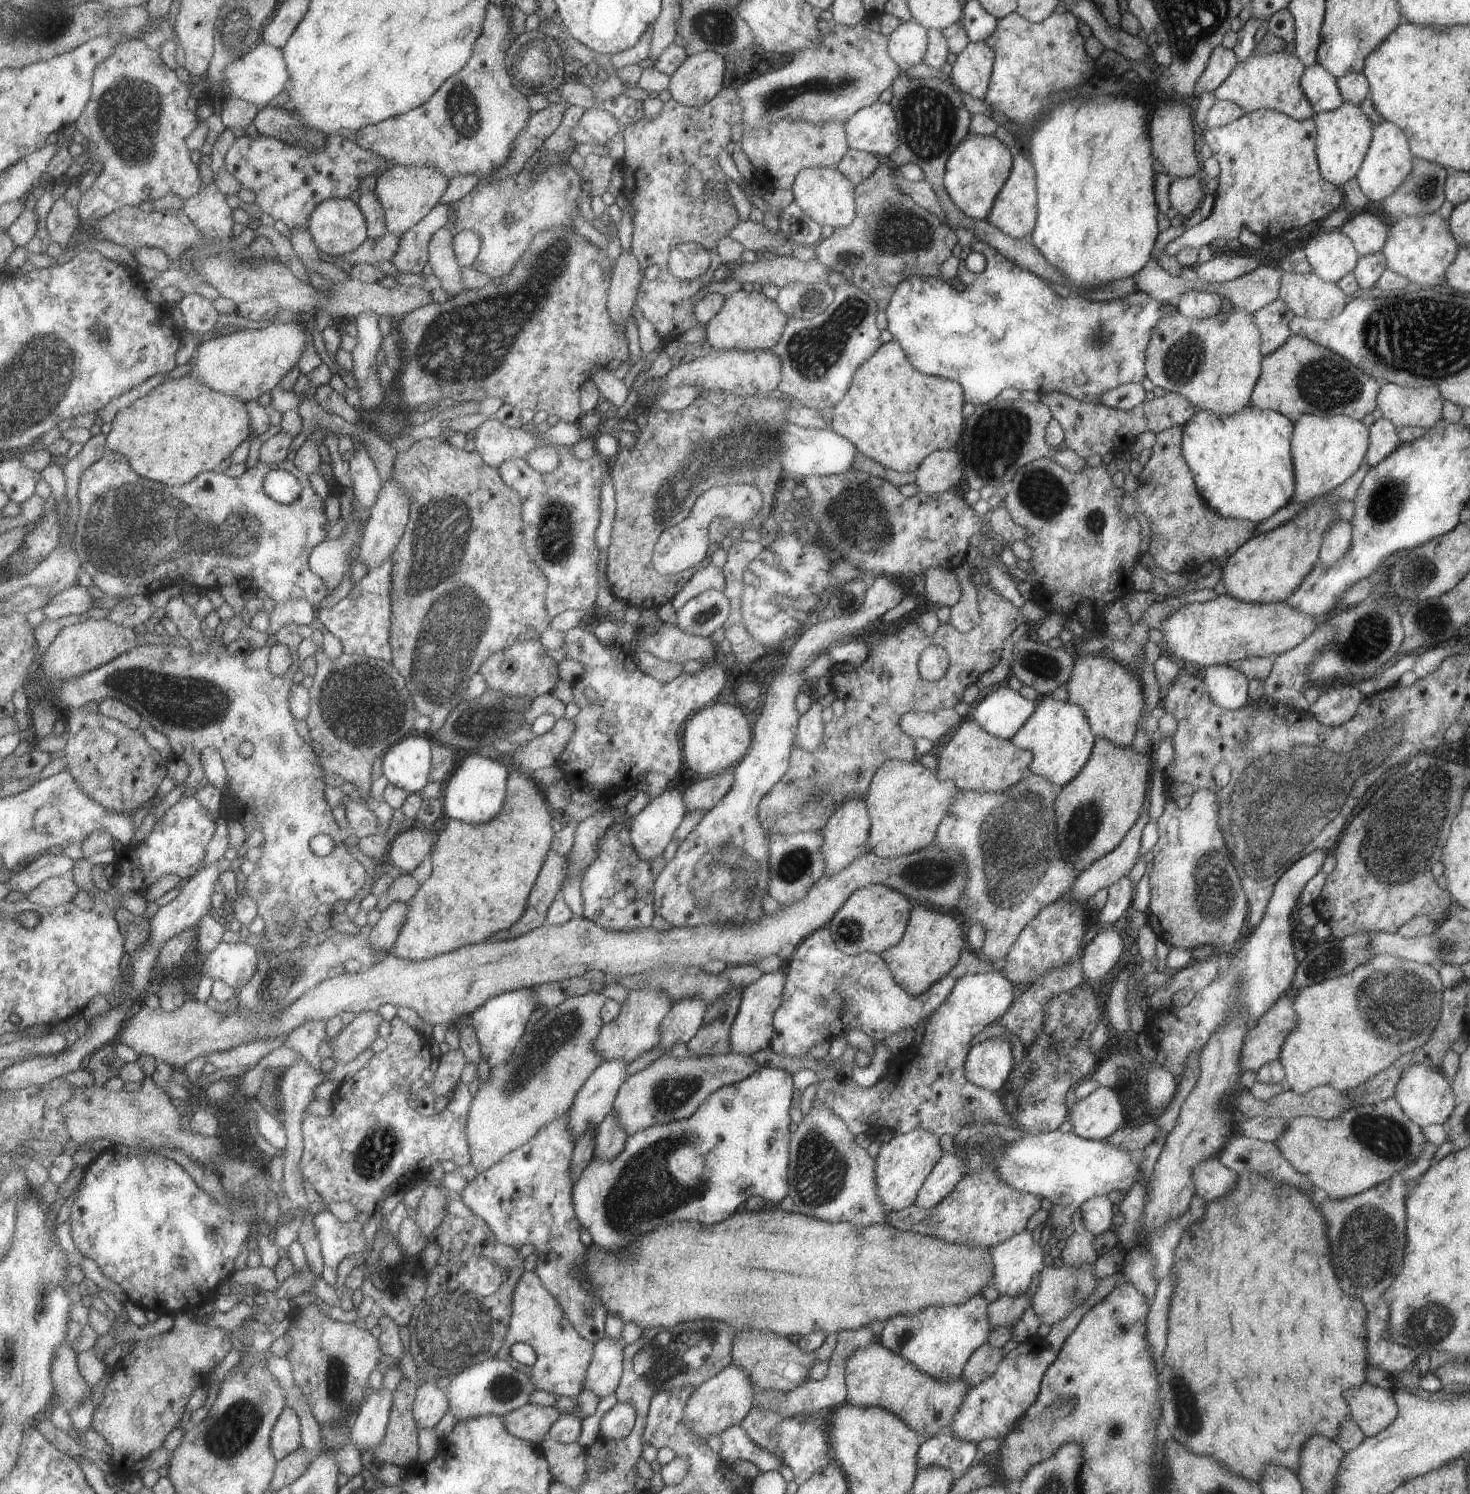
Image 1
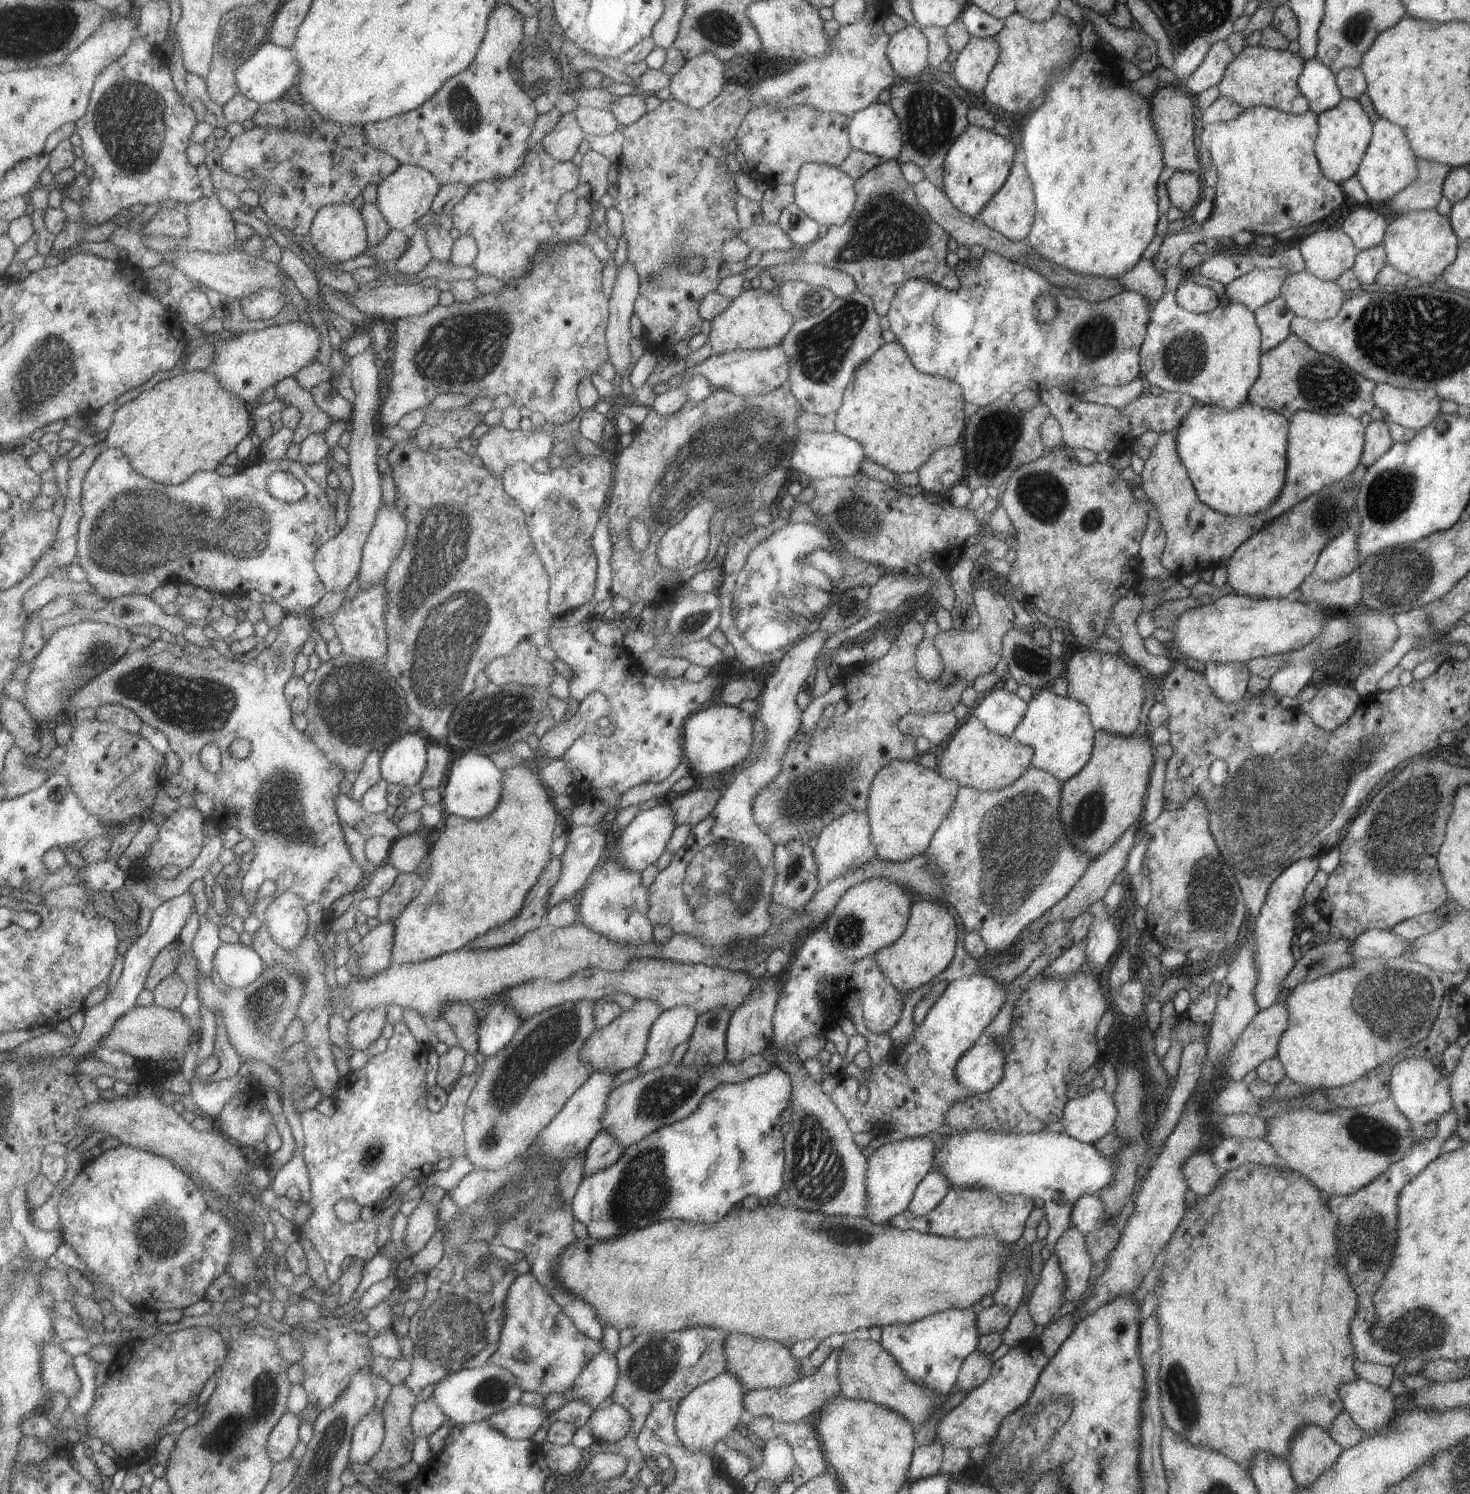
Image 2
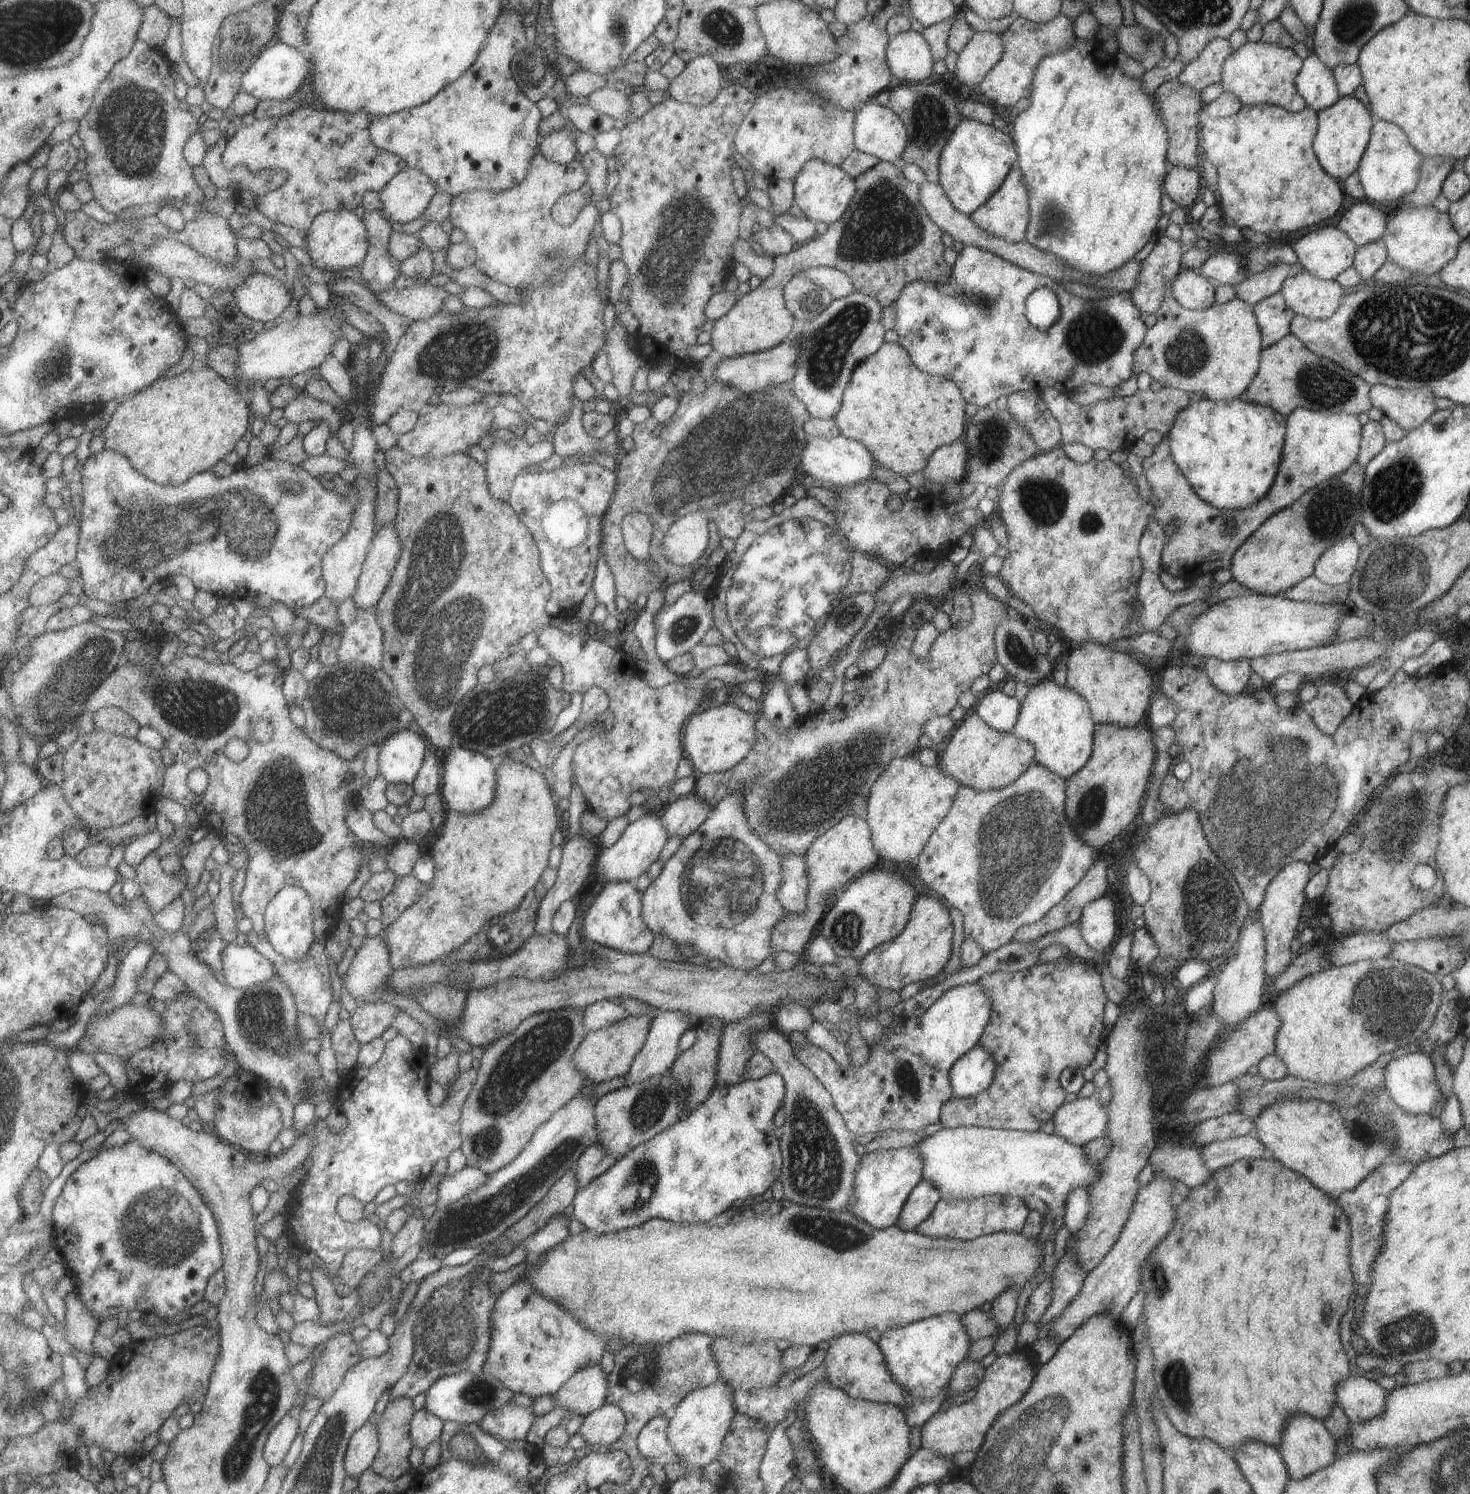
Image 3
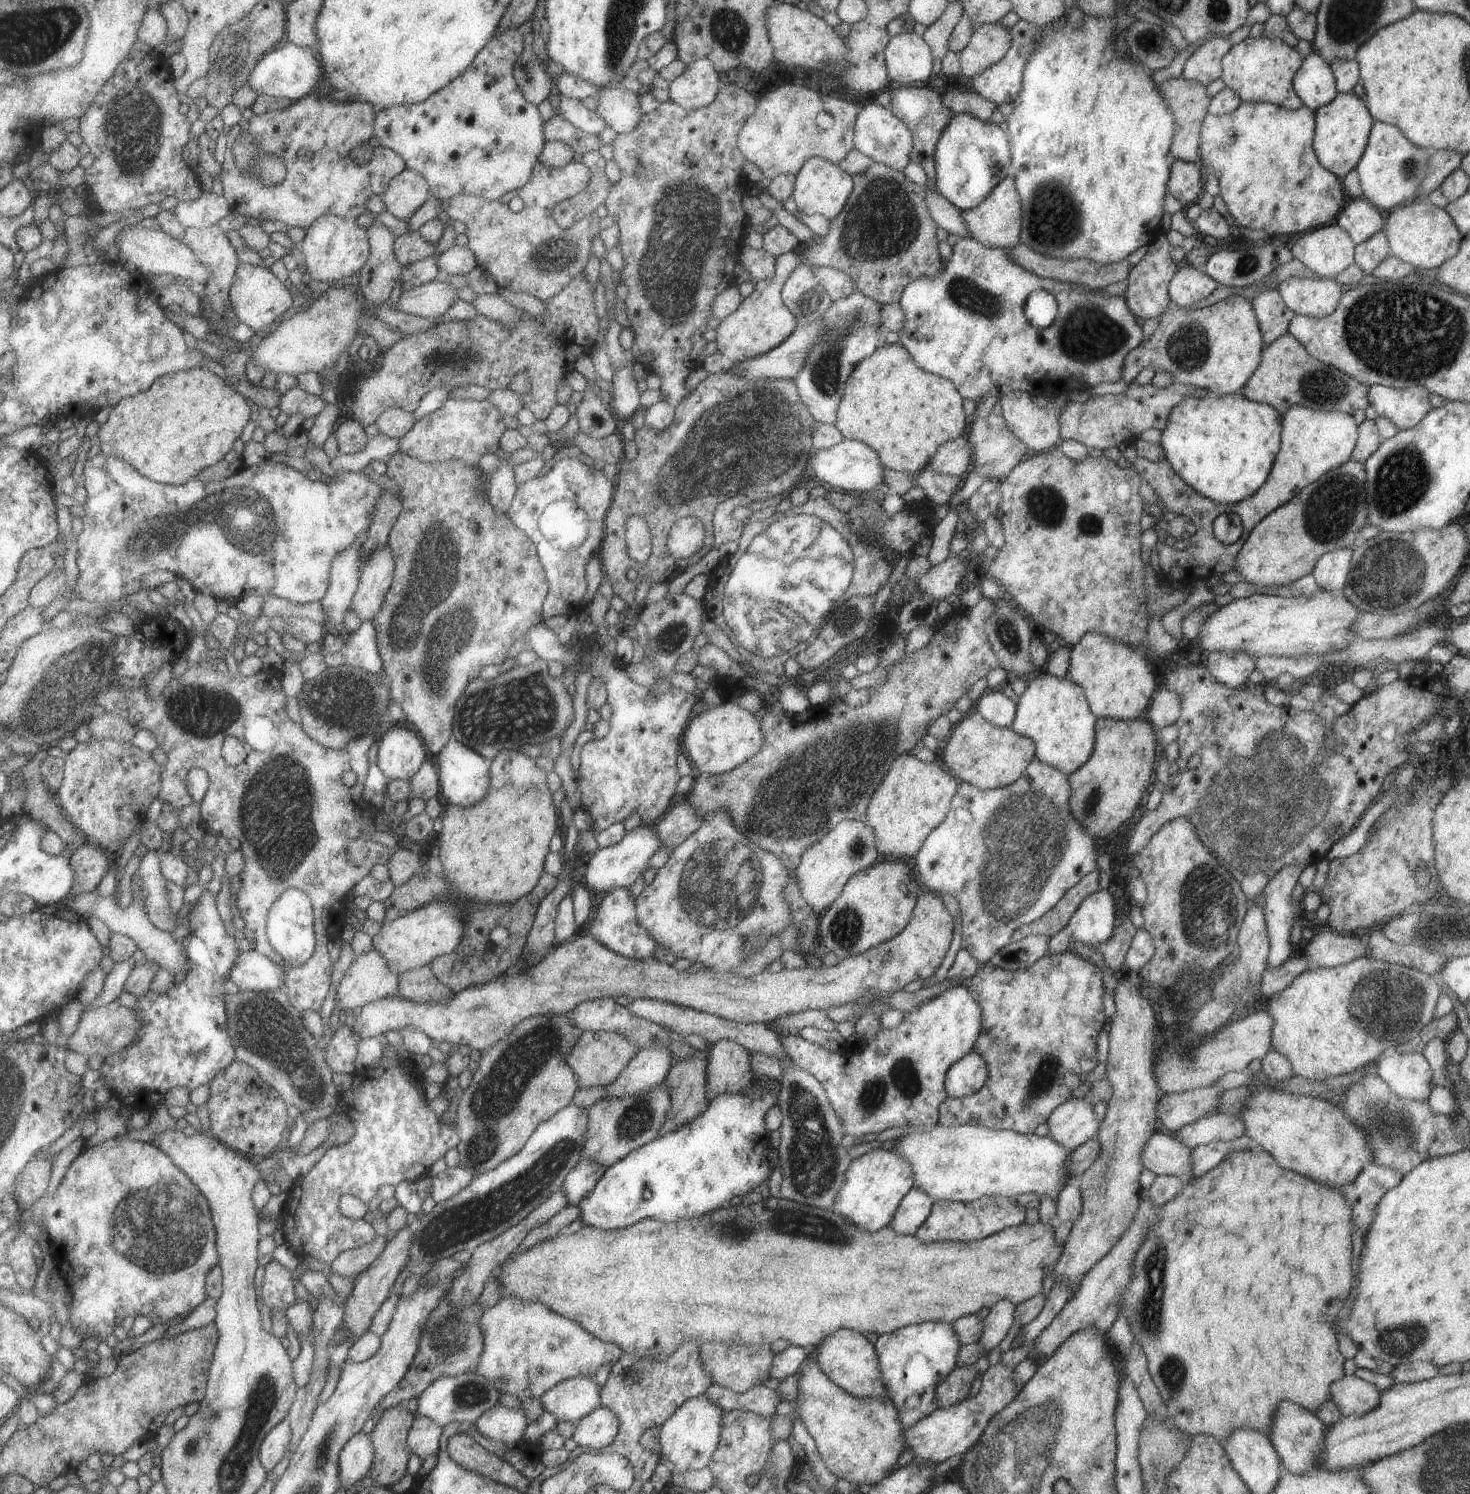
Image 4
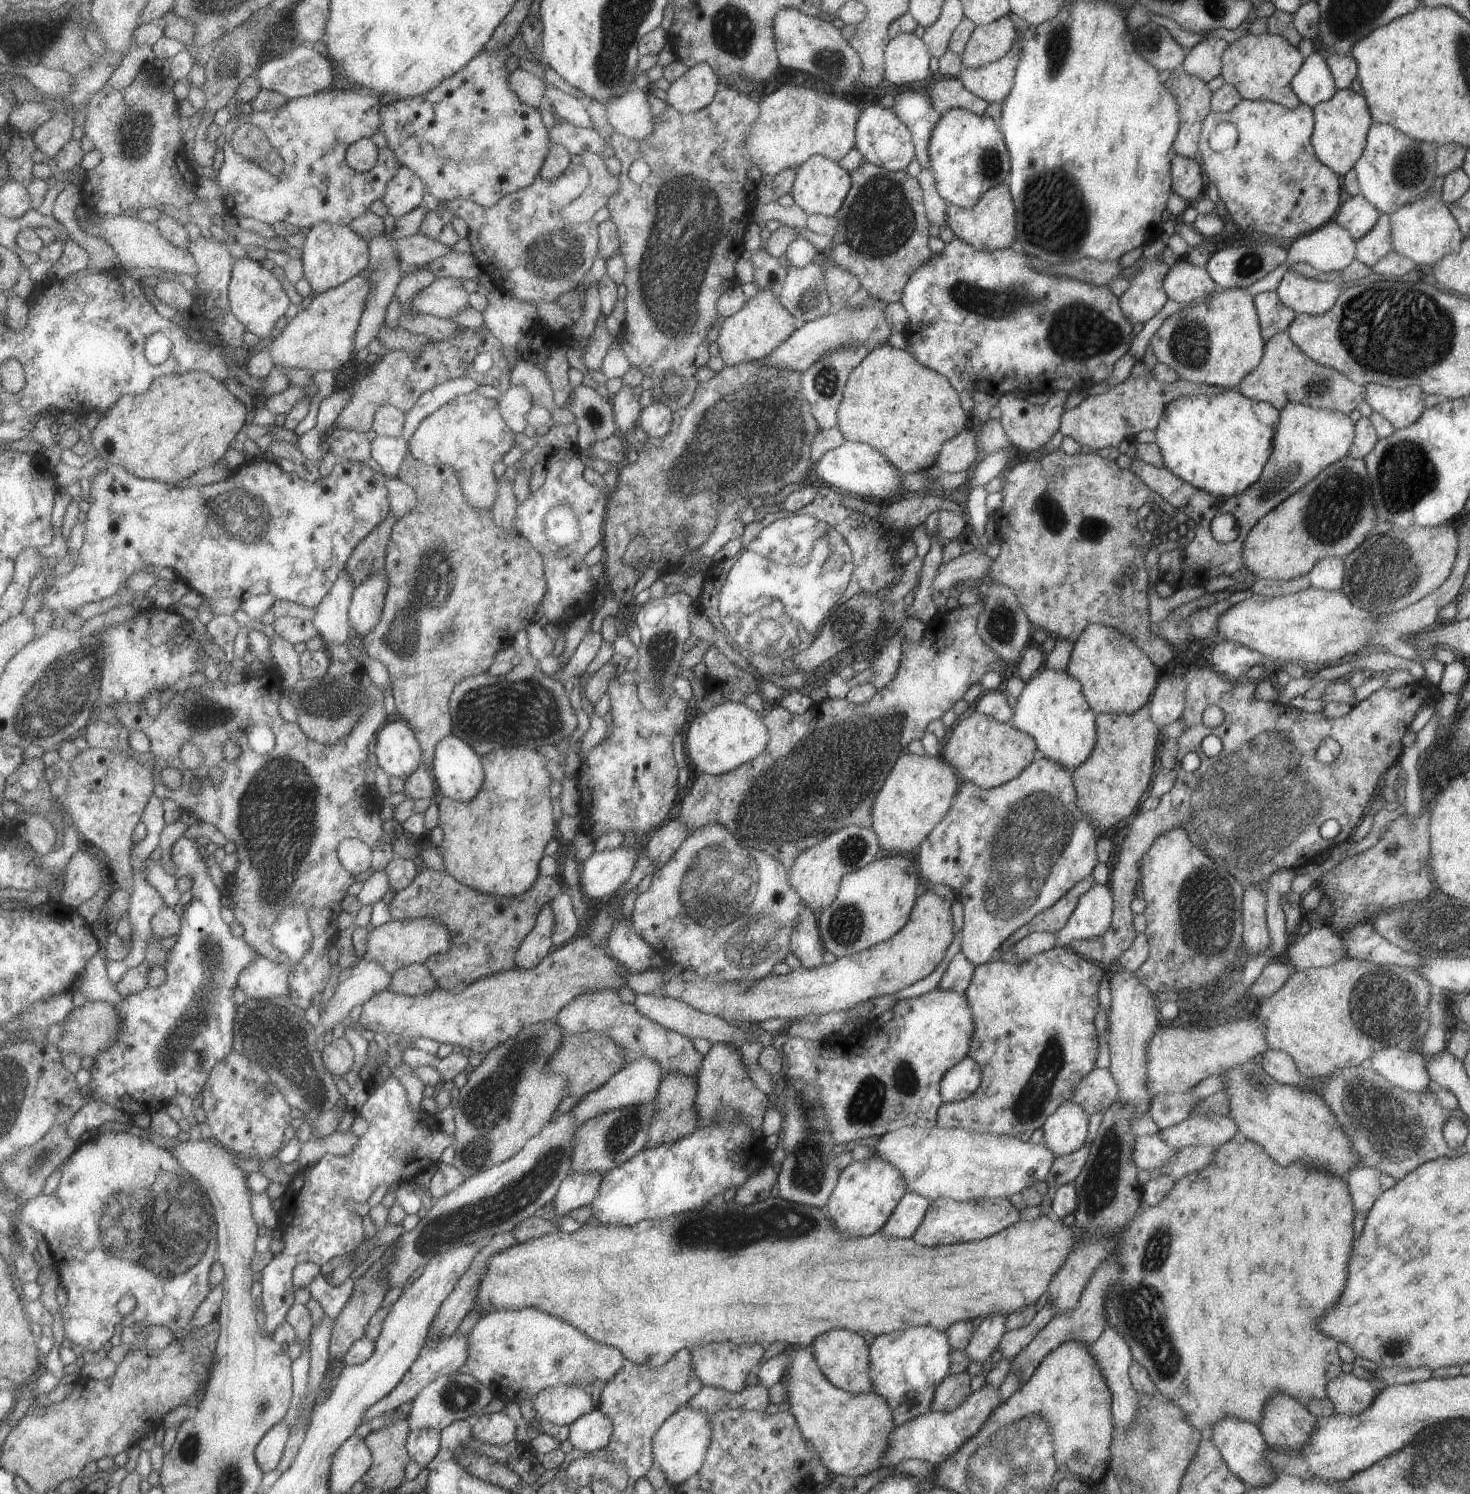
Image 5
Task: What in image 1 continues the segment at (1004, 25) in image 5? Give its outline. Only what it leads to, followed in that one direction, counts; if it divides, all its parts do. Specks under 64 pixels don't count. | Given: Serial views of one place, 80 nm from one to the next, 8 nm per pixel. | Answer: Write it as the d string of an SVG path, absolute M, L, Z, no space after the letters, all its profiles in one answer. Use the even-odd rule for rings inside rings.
M969 41L952 65L950 78L954 86L969 94L969 96L983 99L988 87L994 52L985 41Z

